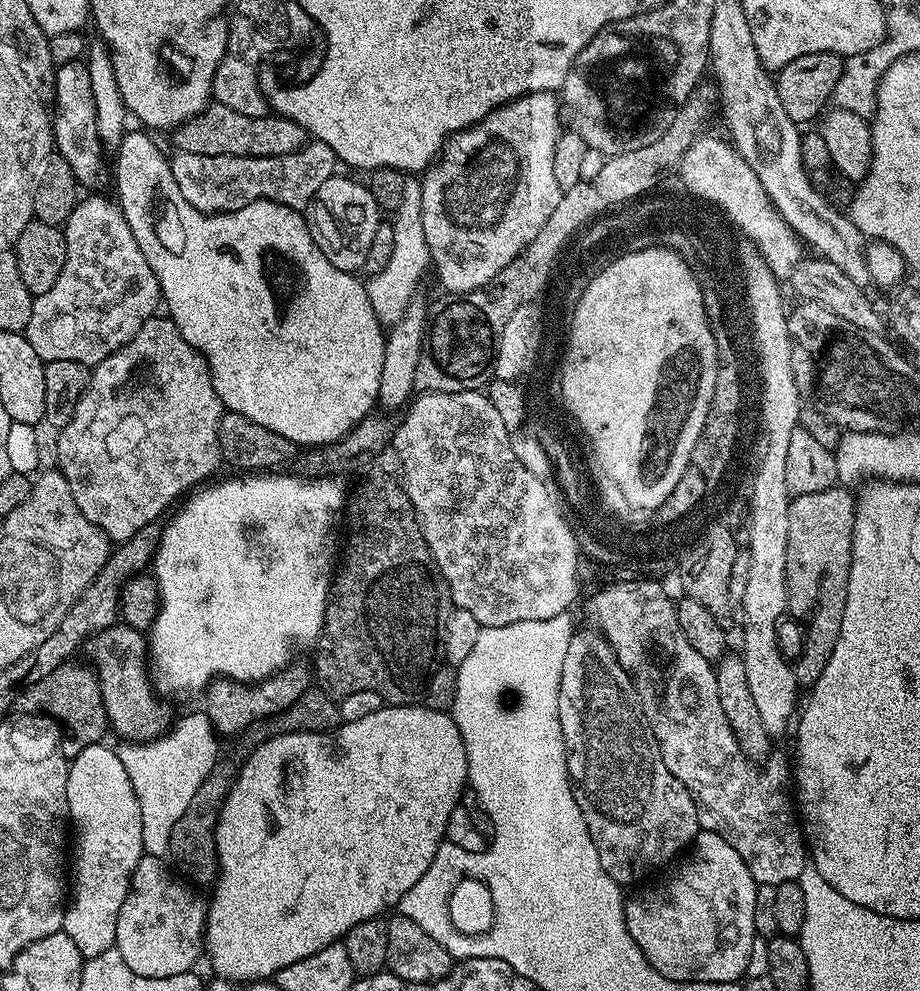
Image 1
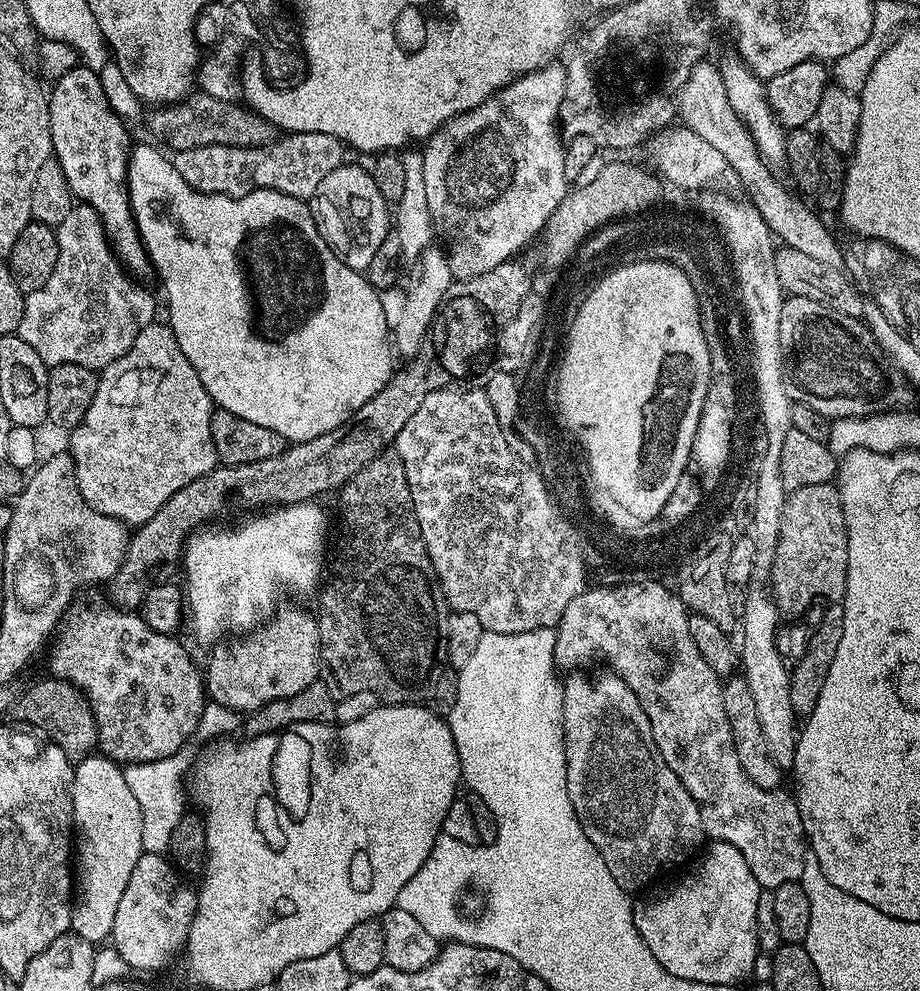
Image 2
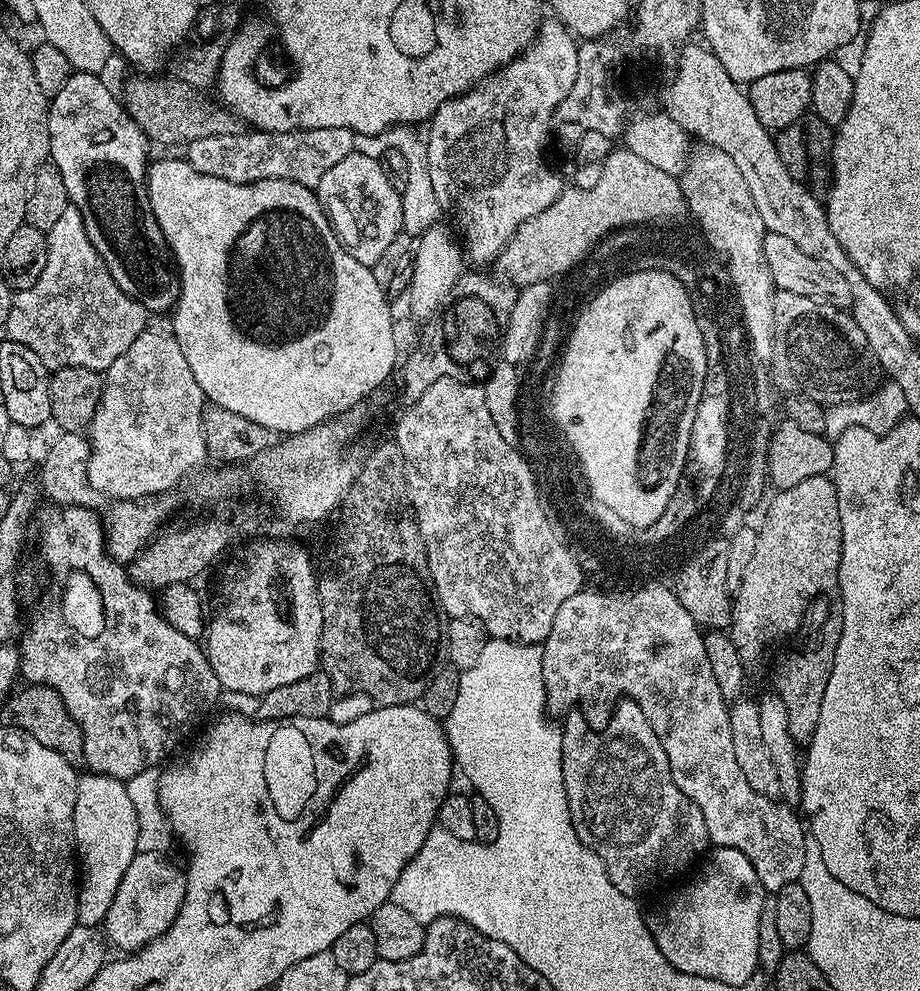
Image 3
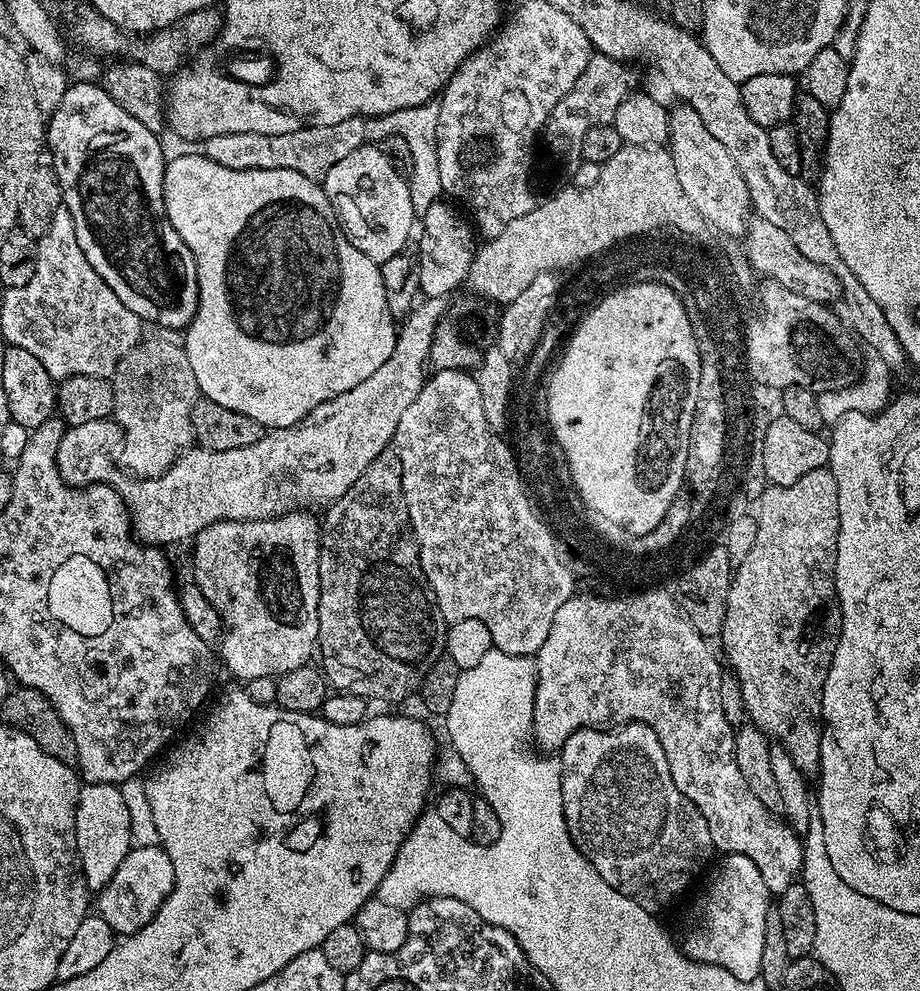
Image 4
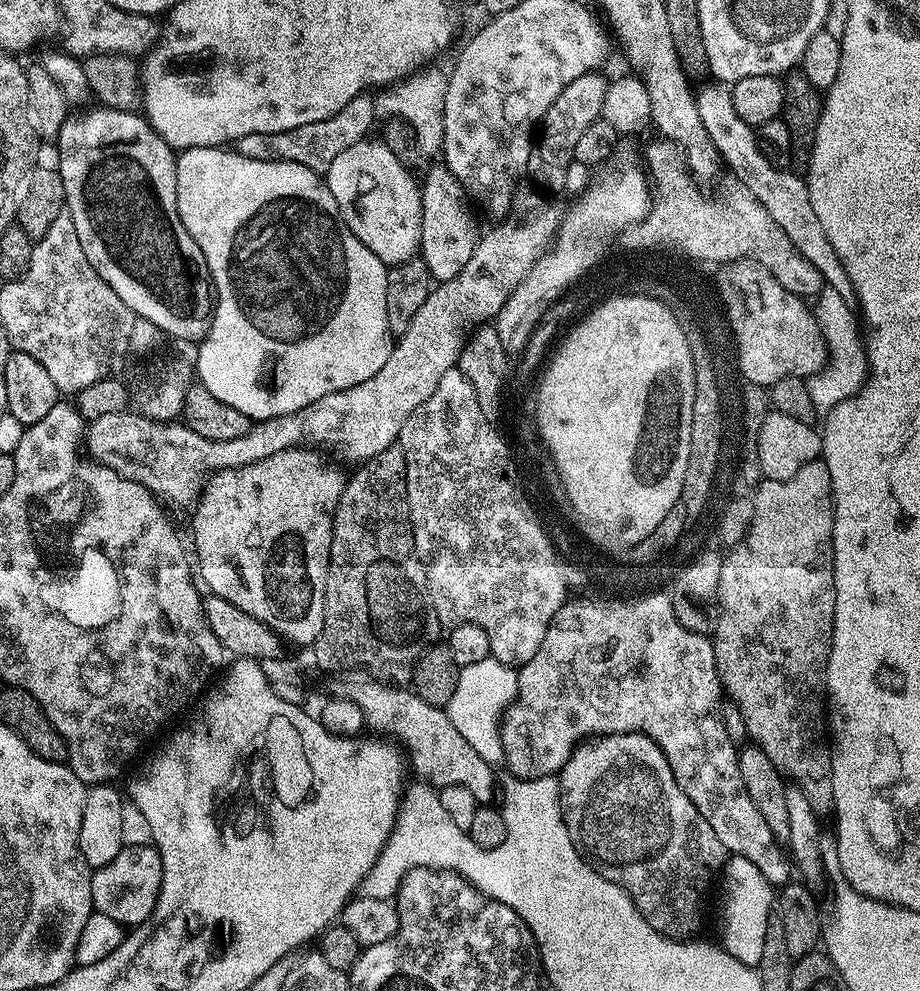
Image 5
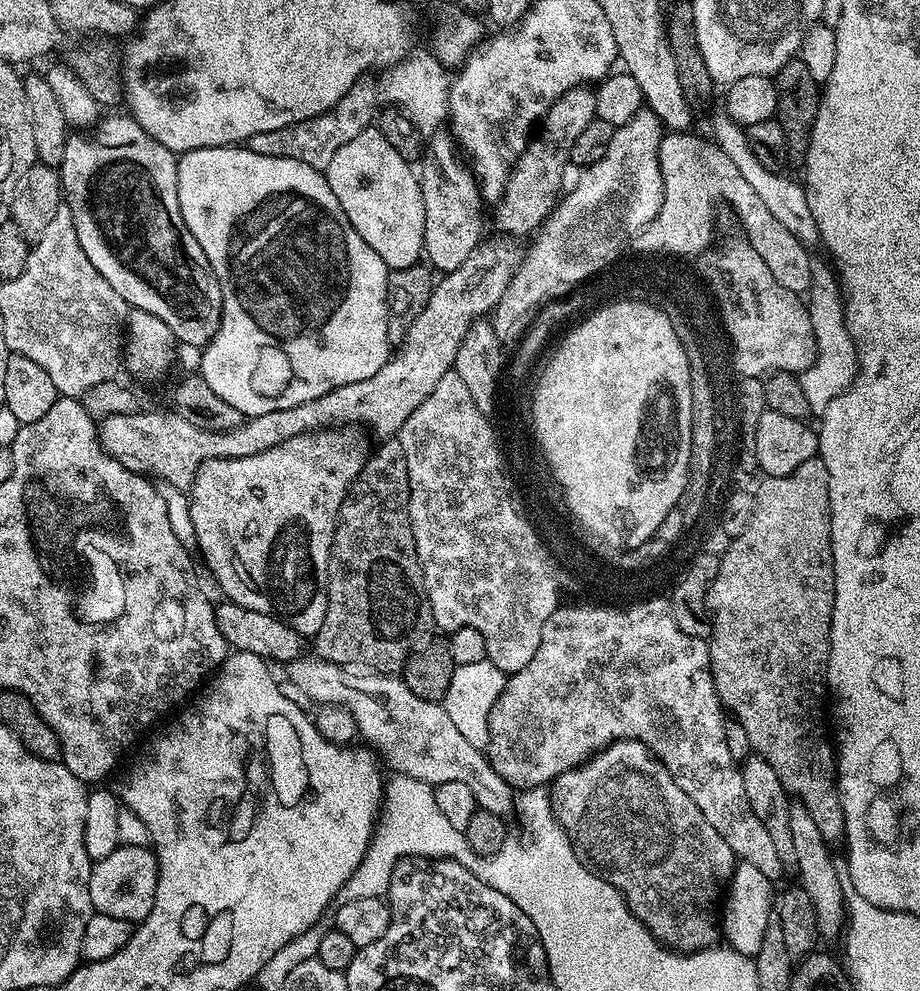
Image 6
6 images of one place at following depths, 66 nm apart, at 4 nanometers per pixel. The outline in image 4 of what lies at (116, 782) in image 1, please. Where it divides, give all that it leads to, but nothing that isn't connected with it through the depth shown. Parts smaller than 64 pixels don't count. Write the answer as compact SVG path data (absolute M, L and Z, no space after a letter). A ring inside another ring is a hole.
M84 784L76 803L76 849L89 893L99 893L106 882L114 878L114 870L118 870L122 858L126 858L132 847L130 810L122 800L119 787L115 784Z

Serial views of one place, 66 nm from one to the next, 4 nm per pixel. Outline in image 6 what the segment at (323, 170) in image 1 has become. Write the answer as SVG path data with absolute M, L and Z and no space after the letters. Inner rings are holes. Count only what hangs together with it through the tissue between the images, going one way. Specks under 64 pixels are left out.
M361 78L354 86L350 86L350 90L333 108L322 115L290 126L282 126L282 130L254 134L246 142L246 146L258 154L270 154L274 158L294 158L298 162L306 162L306 166L326 170L330 166L330 158L334 158L339 148L346 146L346 142L353 138L358 138L358 134L370 127L377 116L376 80Z

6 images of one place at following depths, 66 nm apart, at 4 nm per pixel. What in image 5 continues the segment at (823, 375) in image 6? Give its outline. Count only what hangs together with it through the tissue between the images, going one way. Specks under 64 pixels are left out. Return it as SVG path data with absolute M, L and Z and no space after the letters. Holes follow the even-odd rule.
M825 287L819 296L815 297L814 310L818 314L821 323L824 324L825 331L828 331L828 338L832 343L832 349L836 360L833 370L824 373L824 377L813 378L810 390L810 398L814 401L817 413L827 414L834 406L838 406L843 400L849 400L851 396L856 396L861 392L866 384L867 376L870 372L867 359L867 349L865 343L860 340L860 324L856 321L853 305L838 294L838 290Z

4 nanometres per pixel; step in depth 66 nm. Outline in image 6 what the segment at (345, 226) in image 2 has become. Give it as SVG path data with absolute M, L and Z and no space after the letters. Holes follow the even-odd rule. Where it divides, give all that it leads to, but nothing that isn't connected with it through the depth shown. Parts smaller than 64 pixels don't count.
M370 126L358 134L358 138L346 142L330 158L330 166L326 169L328 185L334 190L334 198L338 198L338 206L346 210L346 218L350 218L350 226L362 234L362 242L382 258L389 269L405 268L417 263L424 251L424 231L426 230L426 206L422 198L422 180L412 173L413 165L380 133L379 127Z

